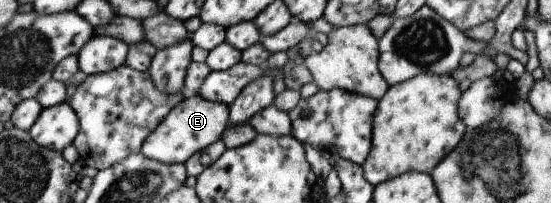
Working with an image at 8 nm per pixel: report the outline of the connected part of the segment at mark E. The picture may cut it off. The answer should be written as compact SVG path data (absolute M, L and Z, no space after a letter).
M198 93L182 100L168 111L168 114L158 123L141 144L140 153L149 159L164 164L184 163L194 152L210 146L221 138L228 126L229 107L224 103L210 102Z

